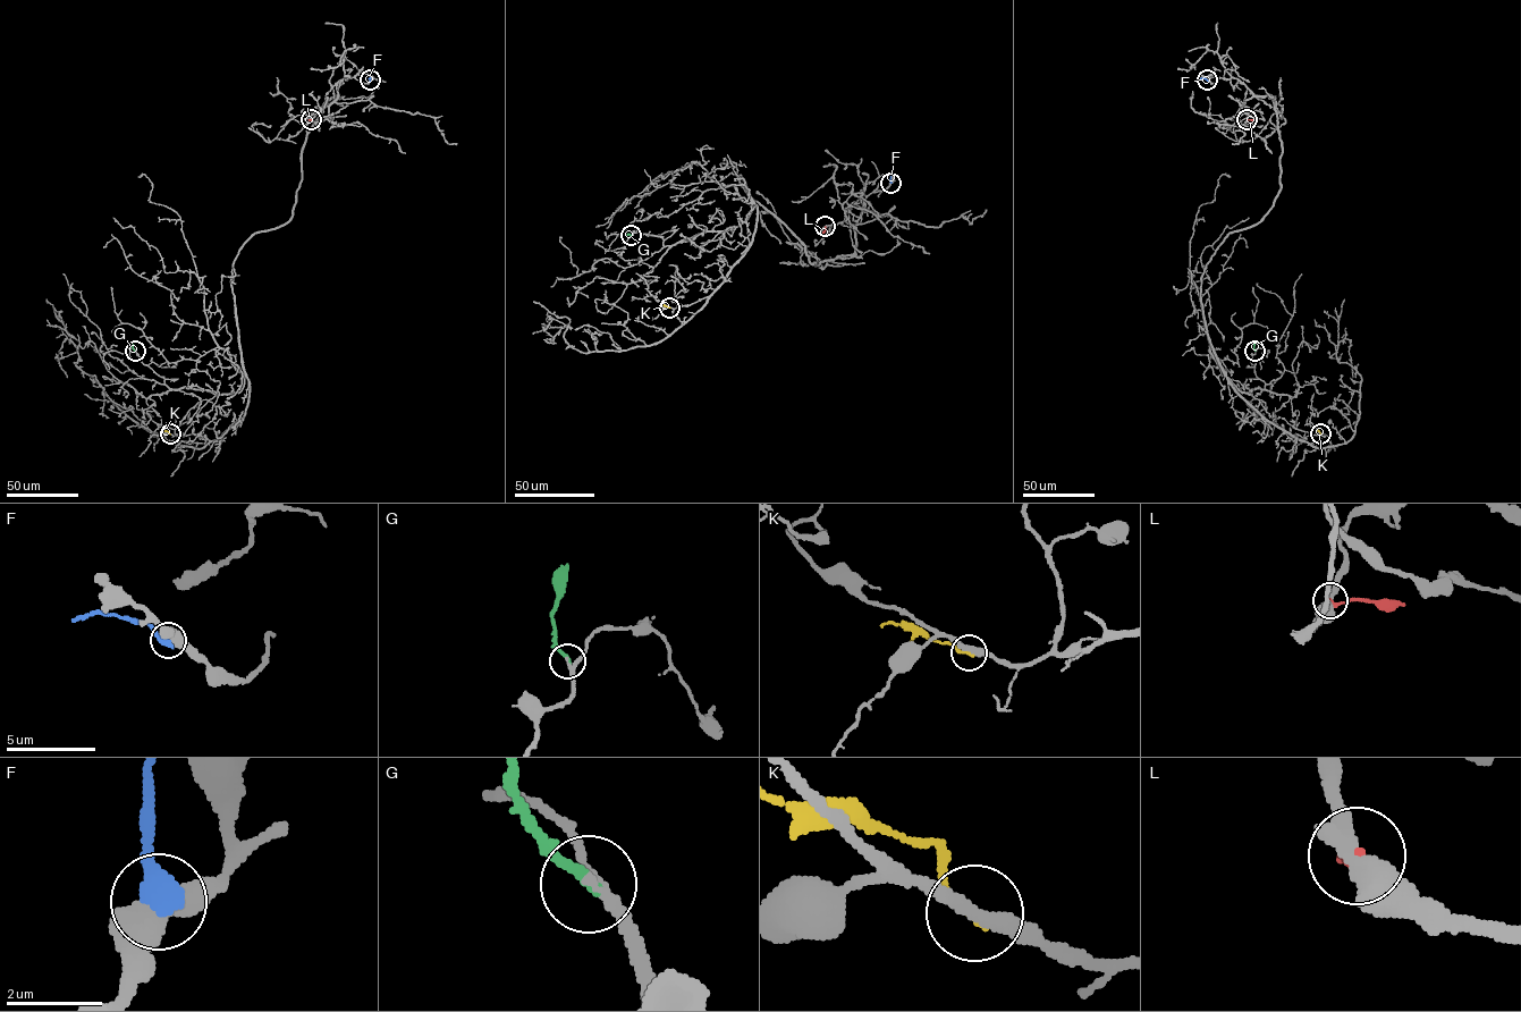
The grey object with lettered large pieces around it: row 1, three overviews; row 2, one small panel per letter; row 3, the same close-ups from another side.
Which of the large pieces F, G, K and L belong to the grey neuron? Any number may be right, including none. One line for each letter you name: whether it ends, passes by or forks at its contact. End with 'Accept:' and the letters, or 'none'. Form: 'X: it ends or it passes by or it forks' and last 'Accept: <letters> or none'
G: it ends
Accept: G

